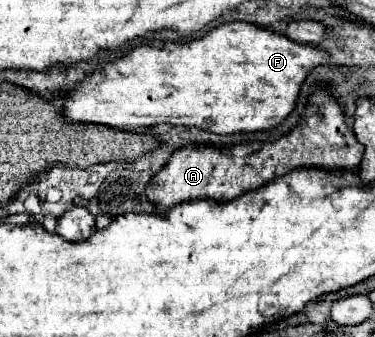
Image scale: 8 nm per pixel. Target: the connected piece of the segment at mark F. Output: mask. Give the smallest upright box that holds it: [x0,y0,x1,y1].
[65,23,329,135]

